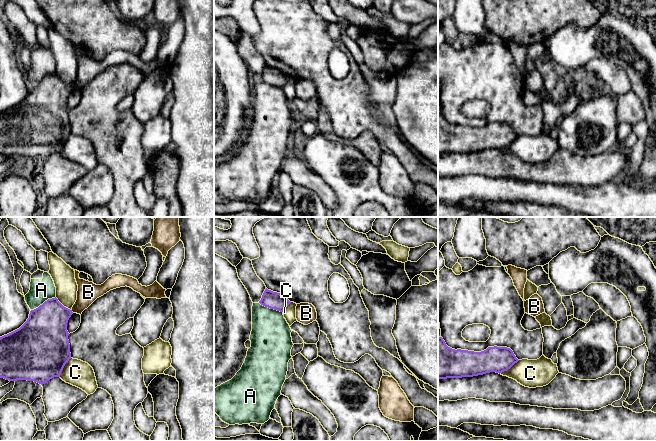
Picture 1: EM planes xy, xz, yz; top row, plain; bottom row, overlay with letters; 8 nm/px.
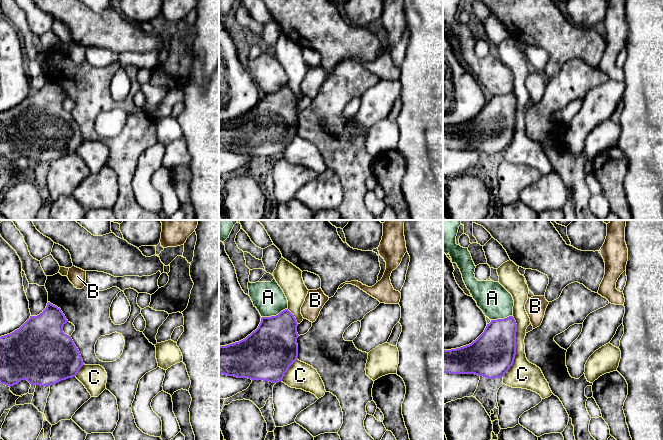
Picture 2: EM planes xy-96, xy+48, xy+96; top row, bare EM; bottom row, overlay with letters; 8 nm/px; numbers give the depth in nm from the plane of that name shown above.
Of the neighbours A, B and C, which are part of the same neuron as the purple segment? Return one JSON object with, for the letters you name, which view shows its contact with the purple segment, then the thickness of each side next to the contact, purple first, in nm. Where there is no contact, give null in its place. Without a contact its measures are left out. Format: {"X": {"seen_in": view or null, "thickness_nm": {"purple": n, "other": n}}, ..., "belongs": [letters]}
{"belongs": []}

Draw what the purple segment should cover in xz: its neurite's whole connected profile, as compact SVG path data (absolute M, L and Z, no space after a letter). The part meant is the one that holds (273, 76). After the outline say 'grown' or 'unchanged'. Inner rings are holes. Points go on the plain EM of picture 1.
M266 64L259 79L270 85L283 88L291 78L280 69Z; unchanged

